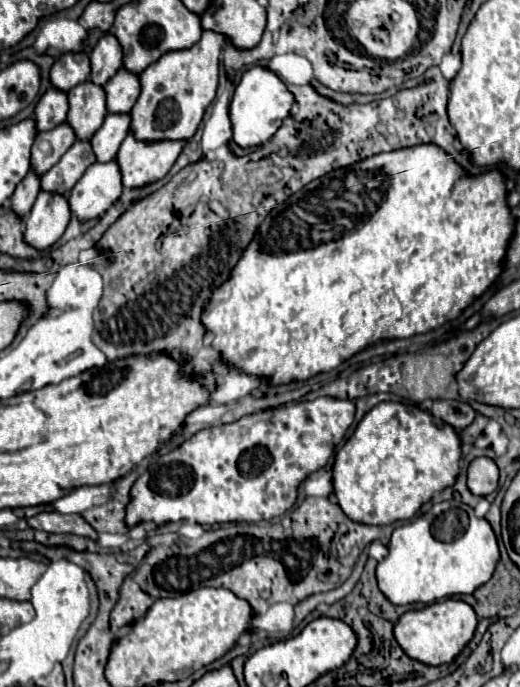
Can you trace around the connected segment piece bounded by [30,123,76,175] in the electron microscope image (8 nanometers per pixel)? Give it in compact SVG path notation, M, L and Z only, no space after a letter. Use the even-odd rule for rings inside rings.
M62 123L46 133L38 133L34 139L34 145L32 145L30 169L36 175L50 171L60 161L60 157L70 149L70 145L74 141L76 139L74 139L74 133L68 127L68 123Z

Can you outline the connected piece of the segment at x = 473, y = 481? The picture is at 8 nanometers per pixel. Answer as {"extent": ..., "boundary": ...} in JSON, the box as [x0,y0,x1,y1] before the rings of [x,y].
{"extent":[468,457,498,495],"boundary":[[[478,457],[468,467],[468,489],[474,495],[490,495],[498,487],[498,467],[490,457]]]}

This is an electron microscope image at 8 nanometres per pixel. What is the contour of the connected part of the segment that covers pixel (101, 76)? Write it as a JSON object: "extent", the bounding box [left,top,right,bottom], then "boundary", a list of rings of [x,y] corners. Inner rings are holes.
{"extent":[90,33,122,87],"boundary":[[[108,33],[96,43],[94,51],[90,53],[90,81],[94,85],[104,87],[106,81],[114,77],[114,73],[120,67],[122,67],[122,47],[118,39],[112,33]]]}

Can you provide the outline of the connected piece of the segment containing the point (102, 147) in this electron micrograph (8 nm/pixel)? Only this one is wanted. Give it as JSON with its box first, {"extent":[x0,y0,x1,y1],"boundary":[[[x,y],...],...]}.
{"extent":[90,115,130,163],"boundary":[[[106,115],[106,121],[98,129],[98,133],[94,133],[94,137],[90,139],[96,161],[100,163],[112,161],[128,129],[130,129],[130,115]]]}

